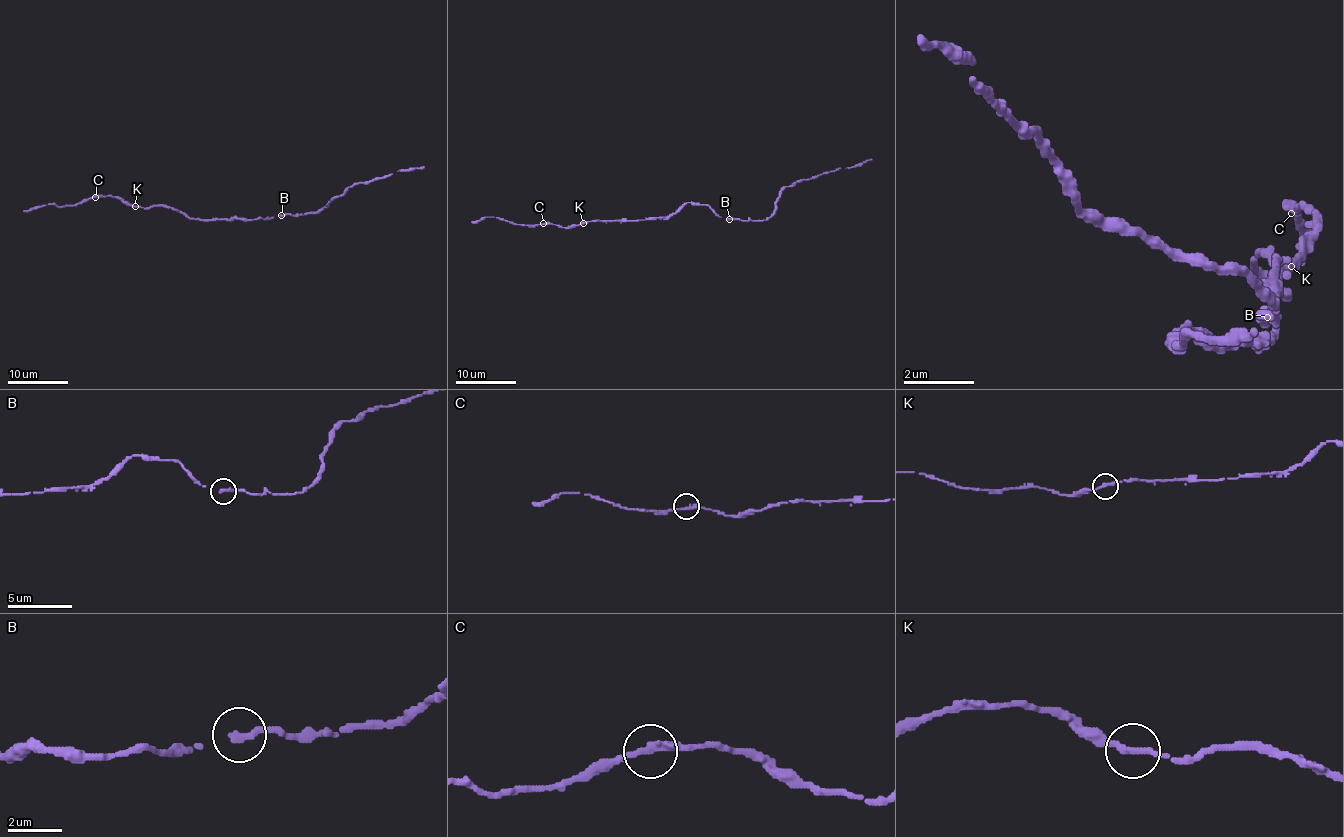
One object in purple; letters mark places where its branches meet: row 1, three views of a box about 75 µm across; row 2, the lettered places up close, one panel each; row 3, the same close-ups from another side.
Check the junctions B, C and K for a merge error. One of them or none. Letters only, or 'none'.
none

